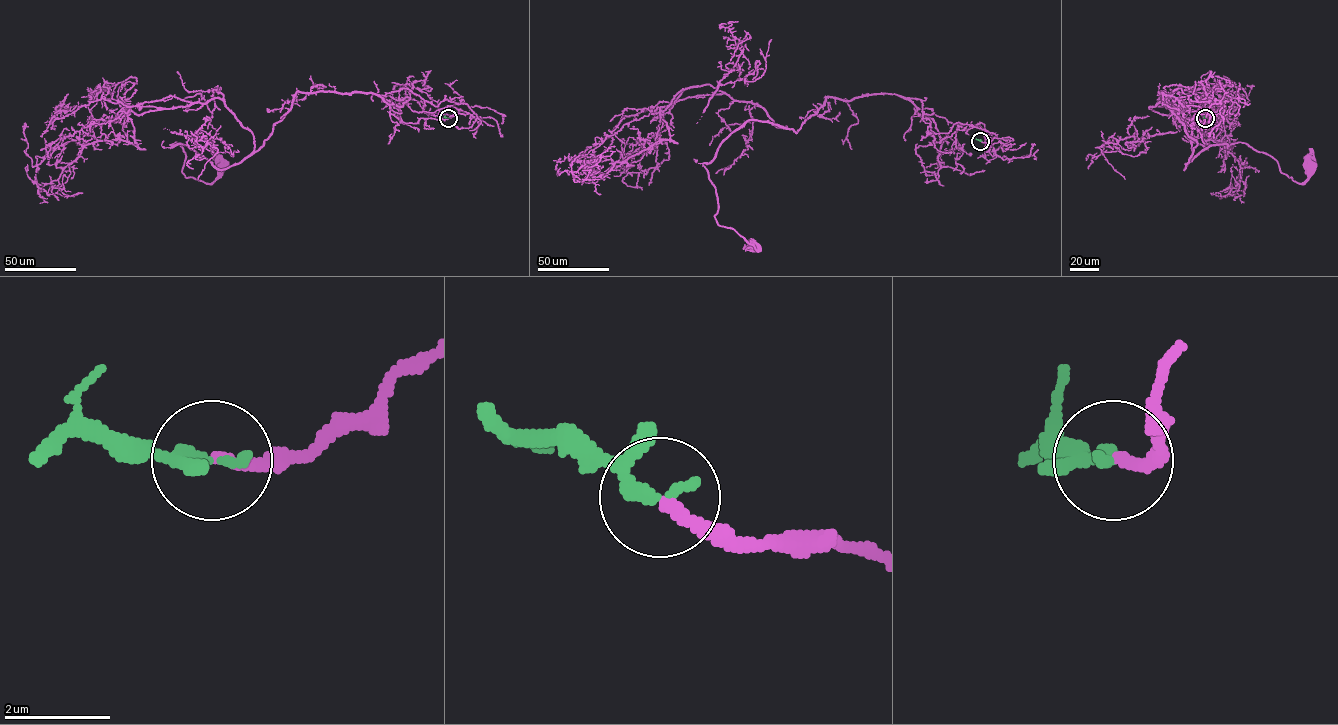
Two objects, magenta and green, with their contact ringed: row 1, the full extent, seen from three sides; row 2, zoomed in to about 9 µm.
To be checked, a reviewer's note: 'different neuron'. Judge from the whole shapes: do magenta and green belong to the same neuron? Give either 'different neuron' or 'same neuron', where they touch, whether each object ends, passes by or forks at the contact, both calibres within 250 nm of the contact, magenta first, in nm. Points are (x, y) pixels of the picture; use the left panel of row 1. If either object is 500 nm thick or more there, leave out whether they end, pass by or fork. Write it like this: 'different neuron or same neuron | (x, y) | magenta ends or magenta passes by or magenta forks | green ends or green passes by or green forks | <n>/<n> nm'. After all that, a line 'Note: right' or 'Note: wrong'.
same neuron | (448, 118) | magenta ends | green passes by | 200/220 nm
Note: wrong

